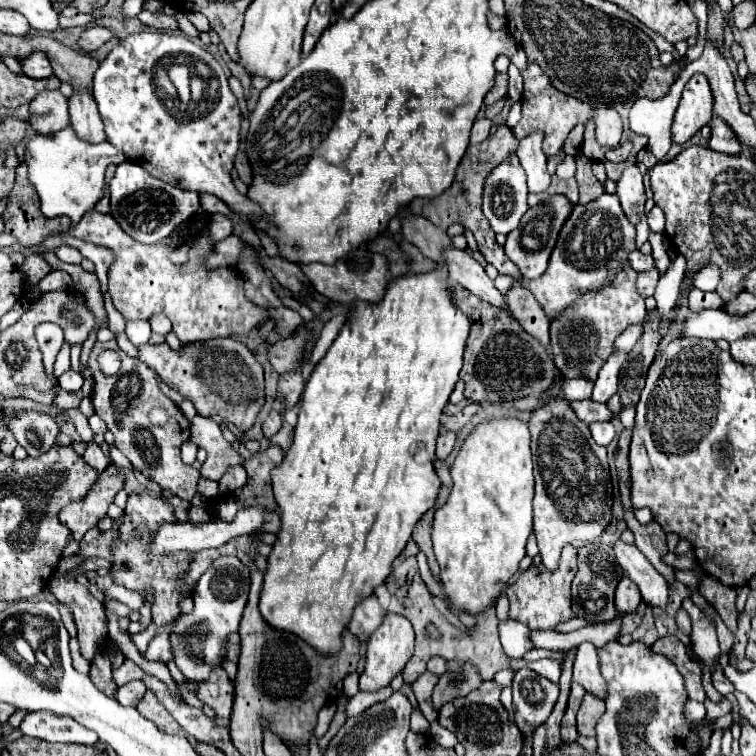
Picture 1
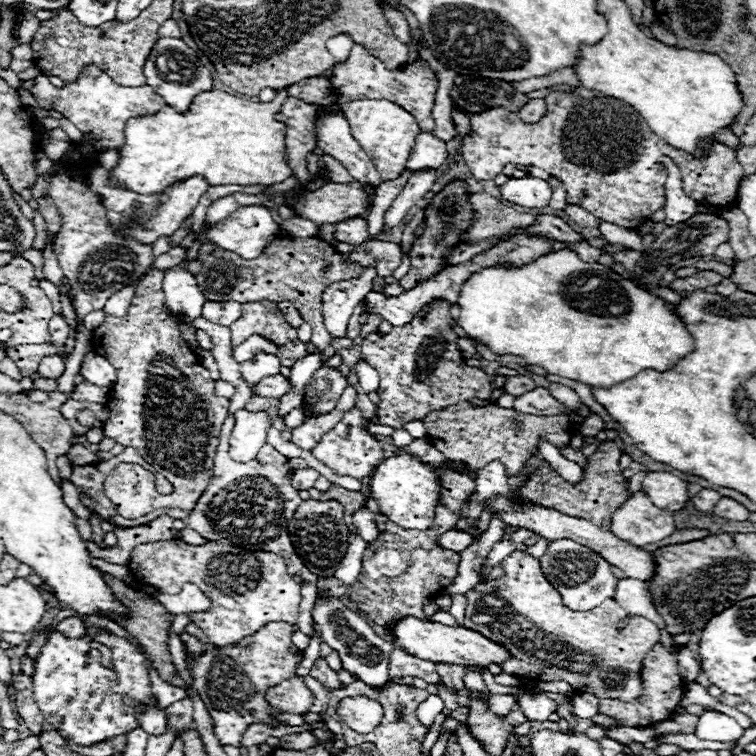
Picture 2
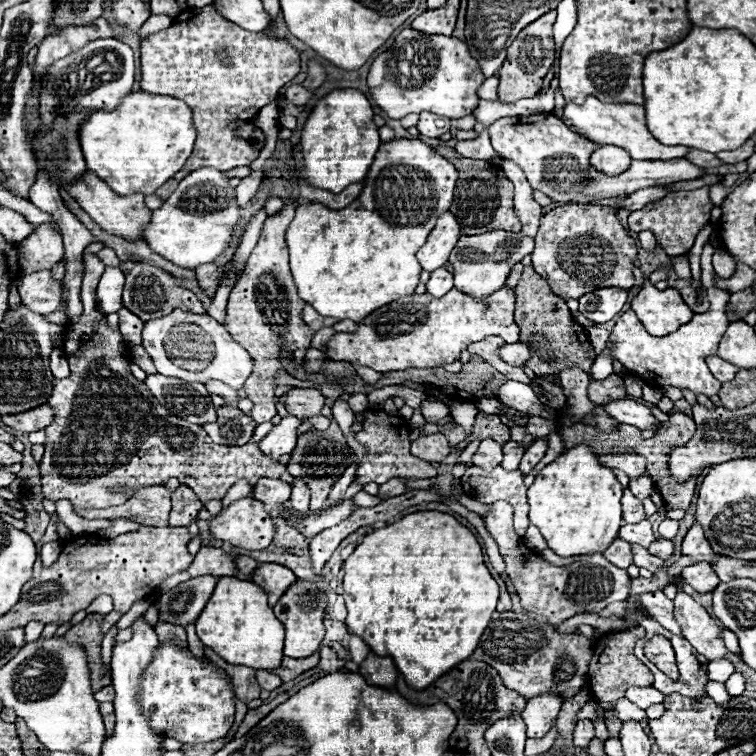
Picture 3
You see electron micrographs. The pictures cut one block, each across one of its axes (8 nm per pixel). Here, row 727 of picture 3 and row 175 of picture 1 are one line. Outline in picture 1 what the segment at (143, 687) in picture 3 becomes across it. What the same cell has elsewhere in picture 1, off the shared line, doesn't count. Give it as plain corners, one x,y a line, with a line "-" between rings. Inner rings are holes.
140,32
126,36
126,40
118,40
106,58
100,60
100,66
94,74
94,98
104,122
108,142
122,150
126,154
126,160
140,164
150,176
178,186
180,190
214,194
246,218
262,216
260,204
240,194
230,176
240,146
242,114
238,98
230,90
228,76
224,74
220,62
208,50
200,48
194,40
176,32
-
192,76
204,78
204,104
186,104
190,100
190,88
186,88
186,82

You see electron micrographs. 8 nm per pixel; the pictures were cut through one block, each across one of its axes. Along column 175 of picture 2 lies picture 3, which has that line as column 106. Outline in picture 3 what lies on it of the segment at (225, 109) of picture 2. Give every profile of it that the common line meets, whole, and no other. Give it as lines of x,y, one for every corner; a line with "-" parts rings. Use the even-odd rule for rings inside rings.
132,92
116,110
98,110
84,122
80,132
80,144
84,152
84,160
90,172
100,176
118,196
130,194
154,194
168,178
172,178
192,154
192,146
196,140
196,128
192,124
192,110
178,98
148,94
148,92

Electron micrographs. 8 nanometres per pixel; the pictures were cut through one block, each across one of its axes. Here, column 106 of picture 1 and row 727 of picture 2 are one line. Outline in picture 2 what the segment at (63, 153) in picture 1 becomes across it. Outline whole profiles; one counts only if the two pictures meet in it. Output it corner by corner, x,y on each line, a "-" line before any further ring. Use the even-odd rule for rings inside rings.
154,704
152,708
148,708
146,712
142,712
142,714
138,716
138,720
140,720
142,728
144,728
150,736
164,734
164,730
166,730
166,716
164,716
164,712
162,712
156,704

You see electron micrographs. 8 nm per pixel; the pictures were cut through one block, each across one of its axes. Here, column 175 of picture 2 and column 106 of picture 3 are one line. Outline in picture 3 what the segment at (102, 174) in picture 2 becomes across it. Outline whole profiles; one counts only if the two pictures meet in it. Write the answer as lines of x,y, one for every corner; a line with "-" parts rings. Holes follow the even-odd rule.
84,174
84,178
72,184
68,192
88,212
88,216
108,234
120,236
128,242
142,240
142,232
152,218
152,210
148,210
144,204
144,194
132,194
132,198
120,198
118,194
112,194
112,190
108,190
108,184
100,182
100,178
96,178
94,174

